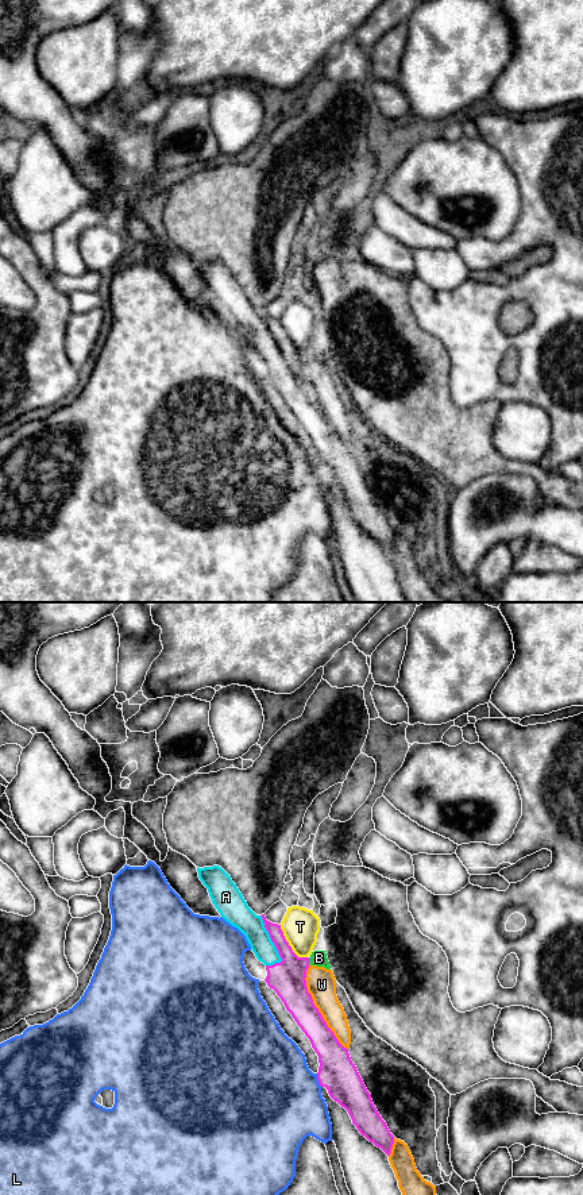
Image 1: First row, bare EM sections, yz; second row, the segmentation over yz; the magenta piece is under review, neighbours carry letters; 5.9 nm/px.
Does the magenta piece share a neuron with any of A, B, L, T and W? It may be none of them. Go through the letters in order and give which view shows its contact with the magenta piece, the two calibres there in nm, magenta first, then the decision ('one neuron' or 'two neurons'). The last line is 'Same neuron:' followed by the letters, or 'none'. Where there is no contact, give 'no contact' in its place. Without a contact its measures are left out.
A: contact in yz; calibres 200 and 150 nm; one neuron
B: contact in yz; calibres 200 and 100 nm; two neurons
L: contact in yz; calibres 220 and 480 nm; two neurons
T: contact in yz; calibres 200 and 220 nm; two neurons
W: contact in yz; calibres 200 and 180 nm; two neurons
Same neuron: A

